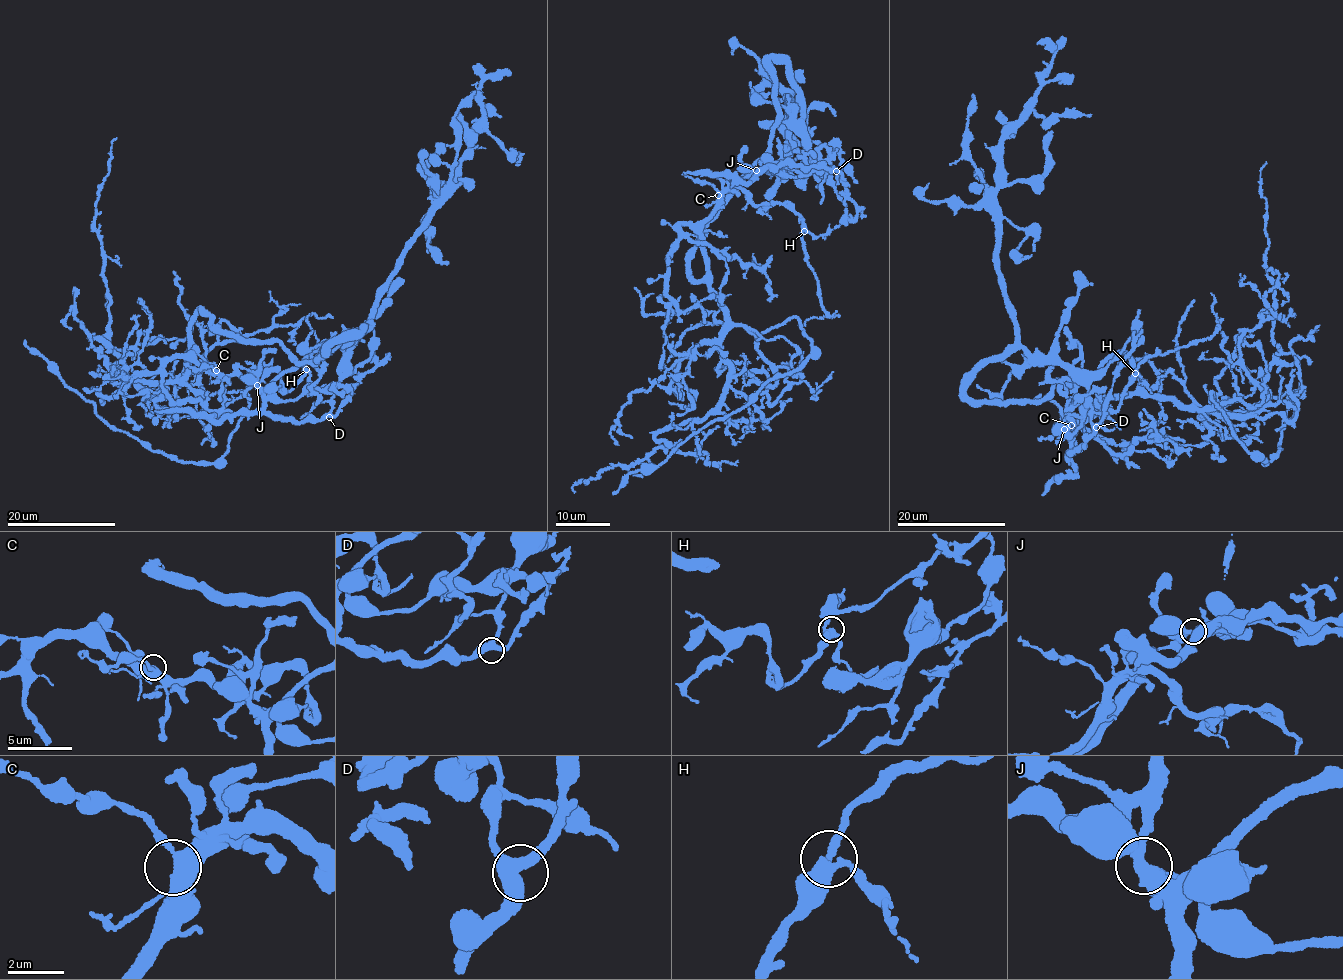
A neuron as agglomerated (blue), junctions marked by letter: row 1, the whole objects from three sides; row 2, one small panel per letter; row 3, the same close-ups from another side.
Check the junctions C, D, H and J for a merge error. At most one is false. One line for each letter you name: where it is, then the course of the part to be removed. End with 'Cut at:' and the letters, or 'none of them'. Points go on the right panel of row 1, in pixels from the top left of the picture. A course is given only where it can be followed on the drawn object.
J: (1064, 429) | (1064, 429), (1071, 451), (1090, 439), (1123, 359), (1141, 332)
Cut at: J

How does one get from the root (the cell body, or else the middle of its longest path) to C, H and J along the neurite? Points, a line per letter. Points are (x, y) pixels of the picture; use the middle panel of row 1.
C: (821, 166), (824, 170), (800, 172), (780, 165), (762, 167), (734, 179), (718, 195)
H: (821, 166), (824, 170), (800, 172), (771, 165), (733, 181), (755, 204), (780, 202), (793, 210), (804, 231)
J: (821, 166), (826, 168), (824, 170), (817, 167), (798, 171), (771, 165), (756, 170)

